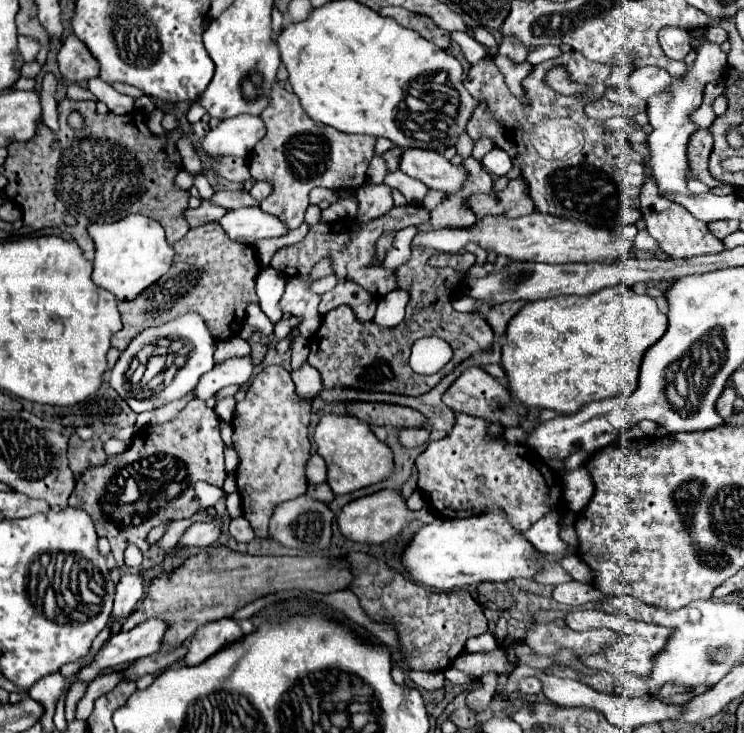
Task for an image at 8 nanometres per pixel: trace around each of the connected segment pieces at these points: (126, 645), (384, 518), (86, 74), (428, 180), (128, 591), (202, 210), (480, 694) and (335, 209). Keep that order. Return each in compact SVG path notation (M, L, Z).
M148 618L128 632L114 634L98 652L92 666L78 672L78 680L94 680L106 668L122 668L138 658L150 656L162 648L168 622L162 618Z
M380 490L376 494L358 498L350 504L346 504L338 516L338 528L344 538L362 542L362 544L382 544L390 538L394 538L410 520L418 518L420 512L412 512L406 508L406 502L402 496L394 490Z
M74 34L64 40L62 50L58 52L58 64L62 76L72 82L82 82L98 76L98 62L86 44L82 44L82 40L78 40Z
M410 148L404 150L400 156L400 166L404 174L422 180L428 188L440 190L444 194L456 192L464 182L464 168L450 164L442 154L432 150L418 150Z
M128 572L120 578L116 586L116 598L114 598L114 610L110 616L110 622L118 622L122 618L128 618L136 606L136 602L144 594L144 580L138 572Z
M204 199L202 204L200 204L200 208L186 210L184 216L186 216L186 220L188 220L190 226L200 226L200 224L219 220L227 212L228 209L216 205L208 199Z
M484 674L482 676L482 686L480 688L474 688L468 692L466 696L466 706L478 714L478 712L484 712L488 706L490 706L490 700L496 692L496 686L498 686L498 674Z
M356 198L338 200L328 210L322 212L322 222L334 222L334 220L342 220L342 218L352 218L352 216L356 216L356 208L358 208Z

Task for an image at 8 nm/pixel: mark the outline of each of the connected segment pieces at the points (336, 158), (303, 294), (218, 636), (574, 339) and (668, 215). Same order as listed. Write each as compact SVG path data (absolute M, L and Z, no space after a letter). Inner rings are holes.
M280 84L272 86L270 104L260 114L266 124L266 136L254 146L250 160L250 174L256 180L268 180L274 192L262 202L262 210L278 216L286 228L294 230L304 222L308 208L308 192L316 186L330 190L354 192L366 182L366 170L374 156L372 136L356 136L338 132L326 124L314 122L302 110L298 96L286 92Z
M290 278L286 282L286 292L280 302L280 308L284 312L290 312L292 316L302 318L300 324L300 334L304 338L312 336L320 328L320 314L318 314L318 304L320 304L320 294L310 290L312 278Z
M222 618L216 622L208 622L196 630L196 634L188 640L188 654L184 662L190 666L198 666L206 662L210 656L226 648L228 644L234 644L242 640L244 634L240 626L232 618Z
M624 284L602 288L588 296L554 296L528 302L508 324L506 346L502 348L502 368L506 370L510 392L524 406L574 414L588 402L632 394L638 386L644 352L664 336L666 328L668 318L658 310L656 300L640 296Z
M646 178L644 186L642 186L640 204L642 204L640 212L642 212L642 218L646 220L648 234L658 242L660 250L668 258L692 258L692 256L702 256L702 254L718 254L718 252L724 250L722 240L718 240L708 230L706 222L696 220L694 216L690 216L690 212L686 212L686 208L682 208L680 204L674 204L674 202L666 200L664 196L660 196L654 180L650 180L650 178Z

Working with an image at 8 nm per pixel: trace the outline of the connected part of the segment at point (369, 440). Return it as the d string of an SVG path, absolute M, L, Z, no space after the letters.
M322 416L314 440L318 444L318 454L328 464L328 484L334 494L348 494L354 490L362 490L370 484L378 484L392 476L394 456L392 450L380 442L366 422L360 422L354 416Z

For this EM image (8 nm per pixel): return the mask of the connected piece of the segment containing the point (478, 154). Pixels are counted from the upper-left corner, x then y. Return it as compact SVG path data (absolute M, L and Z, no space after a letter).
M480 138L478 144L474 144L474 150L472 150L472 158L476 158L478 162L482 162L484 154L488 154L492 150L492 142L486 140L486 138Z

